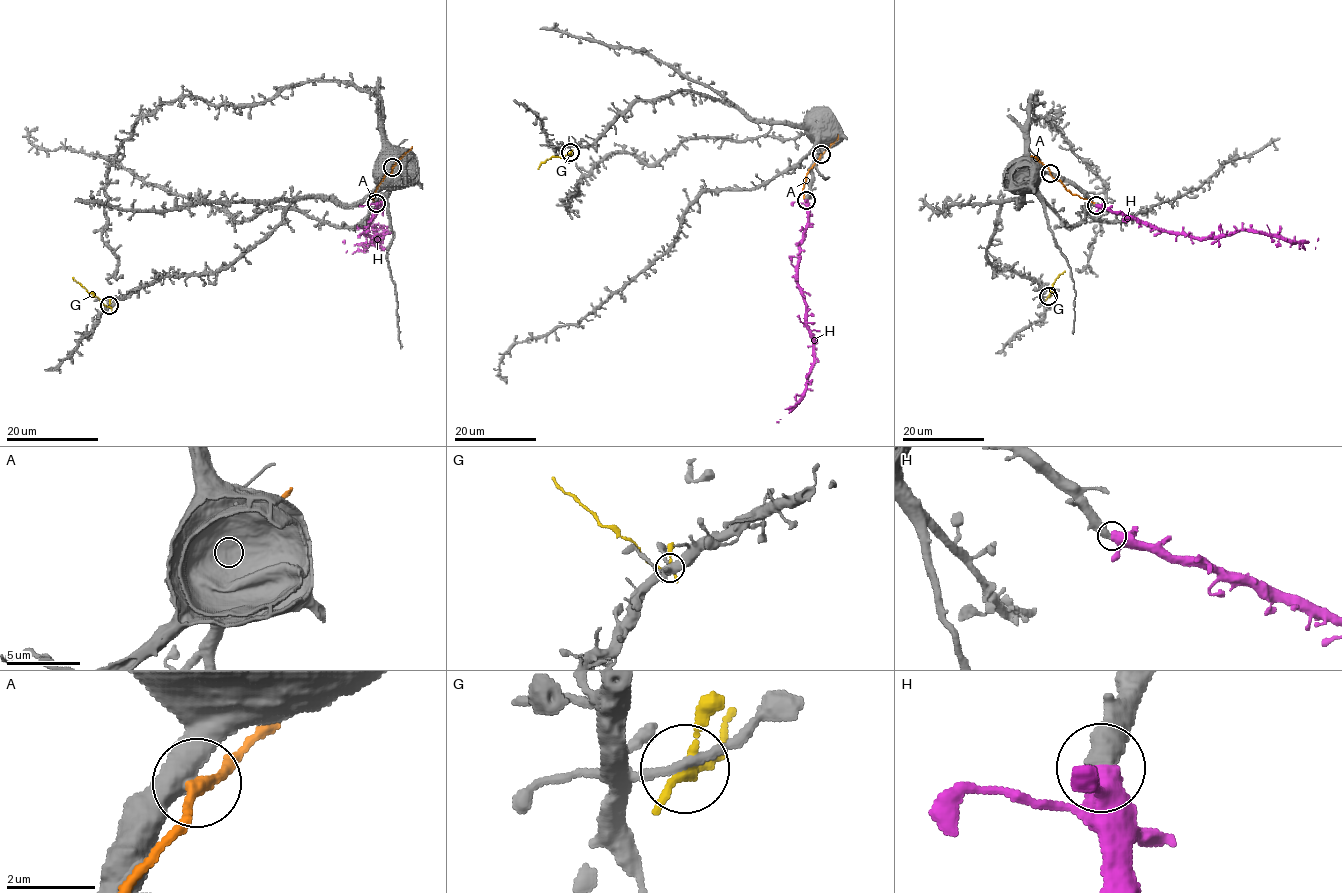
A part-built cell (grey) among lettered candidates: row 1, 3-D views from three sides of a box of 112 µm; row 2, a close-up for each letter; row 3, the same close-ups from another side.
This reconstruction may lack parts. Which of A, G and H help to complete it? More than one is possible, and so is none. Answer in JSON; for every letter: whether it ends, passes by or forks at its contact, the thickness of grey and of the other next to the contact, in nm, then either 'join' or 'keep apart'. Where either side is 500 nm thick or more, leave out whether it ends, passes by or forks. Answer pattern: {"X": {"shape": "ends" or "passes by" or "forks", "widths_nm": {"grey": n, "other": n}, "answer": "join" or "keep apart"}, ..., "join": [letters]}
{"A": {"widths_nm": {"grey": 500, "other": 280}, "answer": "keep apart"}, "G": {"shape": "forks", "widths_nm": {"grey": 200, "other": 190}, "answer": "keep apart"}, "H": {"widths_nm": {"grey": 550, "other": 360}, "answer": "join"}, "join": ["H"]}

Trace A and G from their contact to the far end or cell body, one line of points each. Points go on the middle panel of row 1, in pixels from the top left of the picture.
A: (820, 154), (806, 175), (804, 198)
G: (570, 153), (547, 159), (537, 169)

